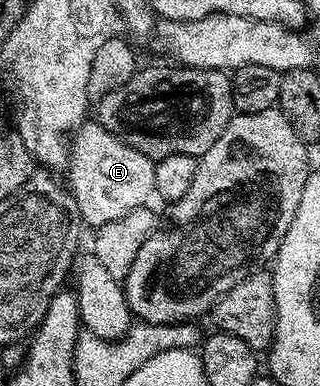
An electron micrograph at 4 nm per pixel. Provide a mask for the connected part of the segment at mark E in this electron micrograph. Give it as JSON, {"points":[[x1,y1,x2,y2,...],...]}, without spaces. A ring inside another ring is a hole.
{"points":[[85,122,80,125,80,129,82,134,74,134,70,140,66,175,81,221,85,225,99,226,114,222,114,218,122,218,122,214,130,214,130,210,145,207,156,191,154,161,137,148,131,148,123,140,110,134,101,124]]}

